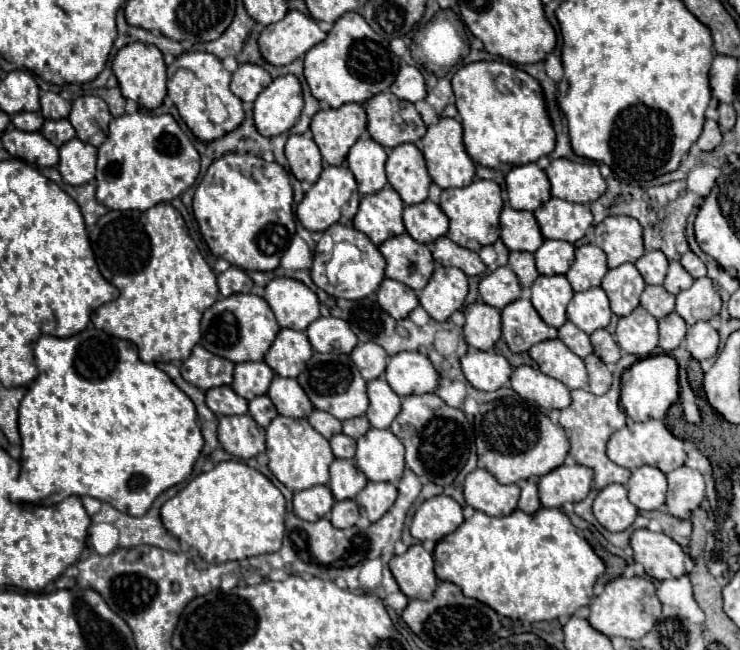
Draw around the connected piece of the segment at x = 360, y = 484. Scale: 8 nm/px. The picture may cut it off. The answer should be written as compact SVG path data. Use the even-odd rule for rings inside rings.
M333 460L329 488L337 500L355 498L365 486L367 478L361 474L355 460Z

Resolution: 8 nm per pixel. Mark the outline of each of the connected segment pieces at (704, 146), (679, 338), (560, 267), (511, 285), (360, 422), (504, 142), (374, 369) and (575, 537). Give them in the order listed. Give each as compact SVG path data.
M707 120L705 122L705 128L703 128L703 134L699 136L697 140L697 146L703 150L703 152L709 152L709 150L715 150L719 144L721 144L721 130L717 126L715 120Z
M671 312L669 316L659 320L659 346L665 352L671 352L677 346L681 346L685 334L687 334L687 322L677 312Z
M545 240L543 246L535 252L539 274L553 276L565 274L575 258L575 246L563 240Z
M509 266L497 268L479 282L479 294L485 304L503 310L509 302L521 296L521 284Z
M359 416L359 418L351 418L351 420L345 420L343 422L343 434L351 436L351 438L359 438L361 434L365 434L369 430L369 420L365 416Z
M473 62L457 70L457 74L453 76L453 92L457 98L455 102L457 110L461 114L465 150L473 162L493 170L509 172L515 166L537 162L541 156L547 156L553 152L555 130L547 114L543 90L541 90L541 84L527 72L515 68L509 62Z
M359 342L351 352L351 358L367 382L379 378L387 366L387 352L375 342Z
M541 508L535 514L521 510L509 516L491 518L485 512L475 512L473 518L465 520L453 534L443 538L435 552L435 574L439 580L457 584L467 598L477 598L491 606L497 614L511 620L557 620L561 616L575 614L581 606L587 606L593 598L593 586L605 572L605 564L593 552L585 538L575 532L571 520L557 508Z

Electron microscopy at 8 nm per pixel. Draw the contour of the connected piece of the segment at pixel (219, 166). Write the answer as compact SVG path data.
M225 154L209 166L205 178L195 190L193 214L209 250L243 270L275 270L279 266L281 254L287 250L291 238L295 236L293 186L289 182L287 170L277 162L265 162L263 158L251 154Z

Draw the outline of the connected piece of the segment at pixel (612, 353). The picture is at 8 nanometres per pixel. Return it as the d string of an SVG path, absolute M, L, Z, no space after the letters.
M595 330L591 334L591 344L595 354L605 362L605 364L615 364L621 358L621 348L617 346L613 334L607 330Z

